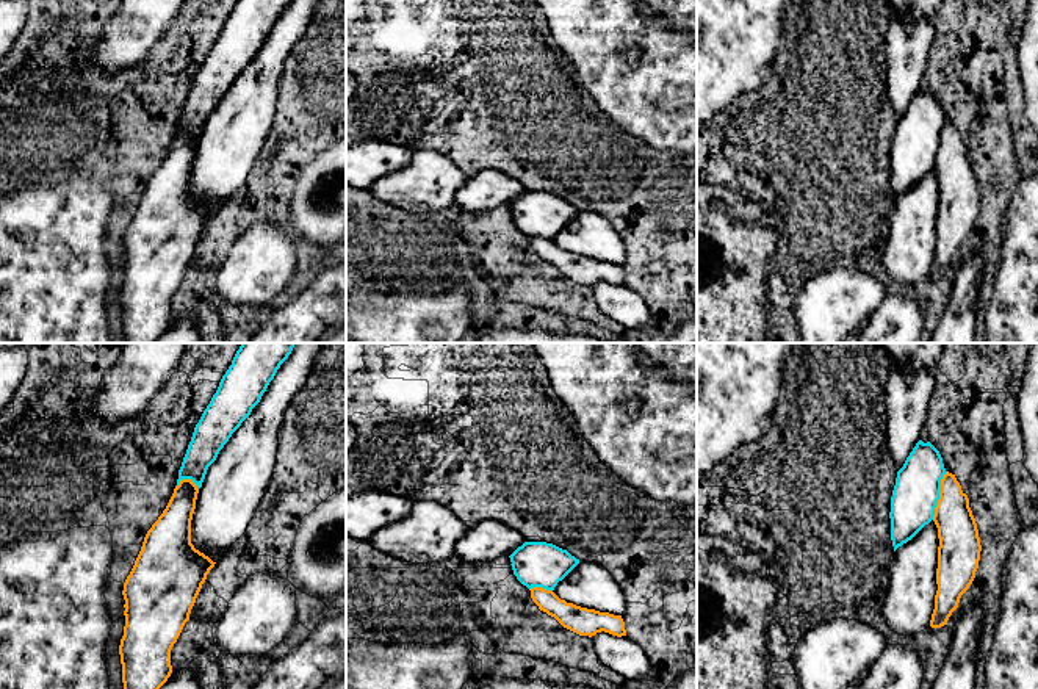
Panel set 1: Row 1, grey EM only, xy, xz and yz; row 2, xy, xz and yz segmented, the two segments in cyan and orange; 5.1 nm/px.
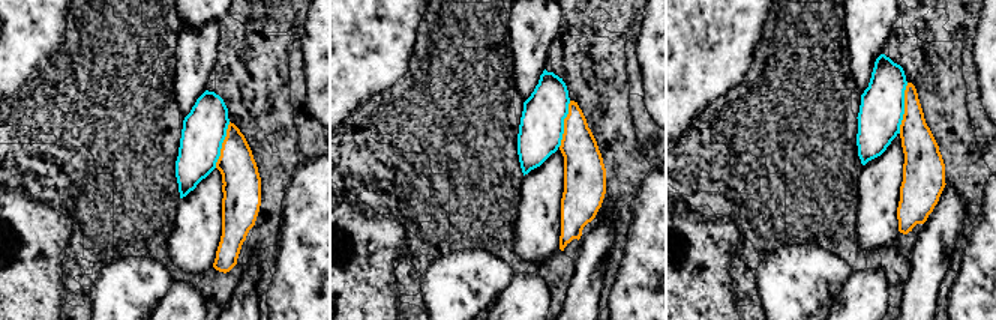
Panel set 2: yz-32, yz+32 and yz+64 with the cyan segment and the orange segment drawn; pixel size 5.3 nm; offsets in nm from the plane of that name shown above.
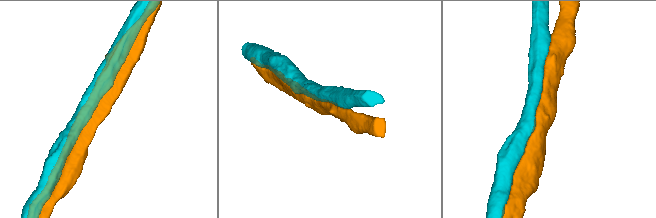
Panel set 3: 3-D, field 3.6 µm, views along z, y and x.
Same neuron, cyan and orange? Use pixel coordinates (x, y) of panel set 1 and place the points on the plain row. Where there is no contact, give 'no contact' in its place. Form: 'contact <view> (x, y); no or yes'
contact yz (938, 144); no

